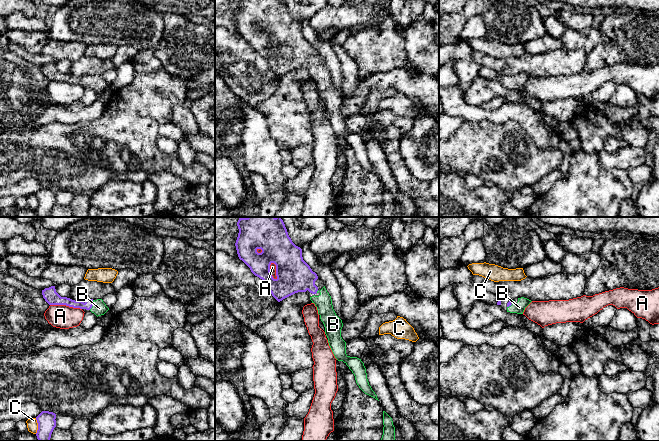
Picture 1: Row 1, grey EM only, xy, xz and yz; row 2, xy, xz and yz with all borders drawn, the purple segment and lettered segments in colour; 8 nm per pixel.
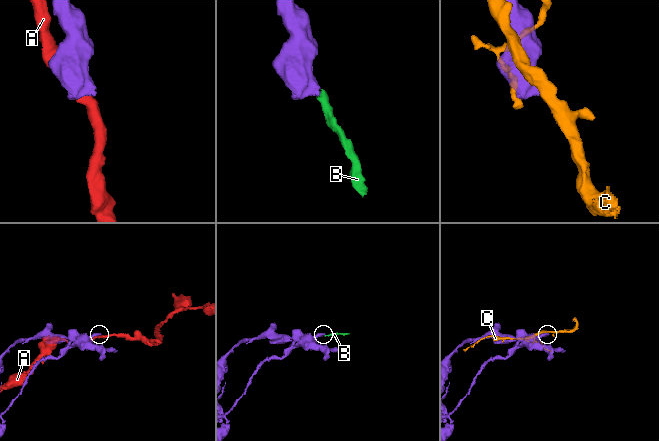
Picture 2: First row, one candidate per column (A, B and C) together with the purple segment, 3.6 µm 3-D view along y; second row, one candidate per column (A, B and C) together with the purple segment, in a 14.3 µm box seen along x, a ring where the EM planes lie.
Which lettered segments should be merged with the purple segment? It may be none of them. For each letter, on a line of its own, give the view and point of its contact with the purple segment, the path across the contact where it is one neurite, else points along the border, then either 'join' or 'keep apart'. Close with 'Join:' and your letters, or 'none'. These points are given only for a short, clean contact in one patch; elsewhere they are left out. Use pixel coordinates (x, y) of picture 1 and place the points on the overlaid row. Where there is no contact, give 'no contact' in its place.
A: contact xz (276, 270); keep apart
B: contact xy (92, 305); way xy (88, 304), (92, 305), (99, 308); join
C: contact xy (38, 426); keep apart
Join: B

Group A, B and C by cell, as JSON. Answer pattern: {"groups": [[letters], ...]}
{"groups": [["A"], ["B"], ["C"]]}

